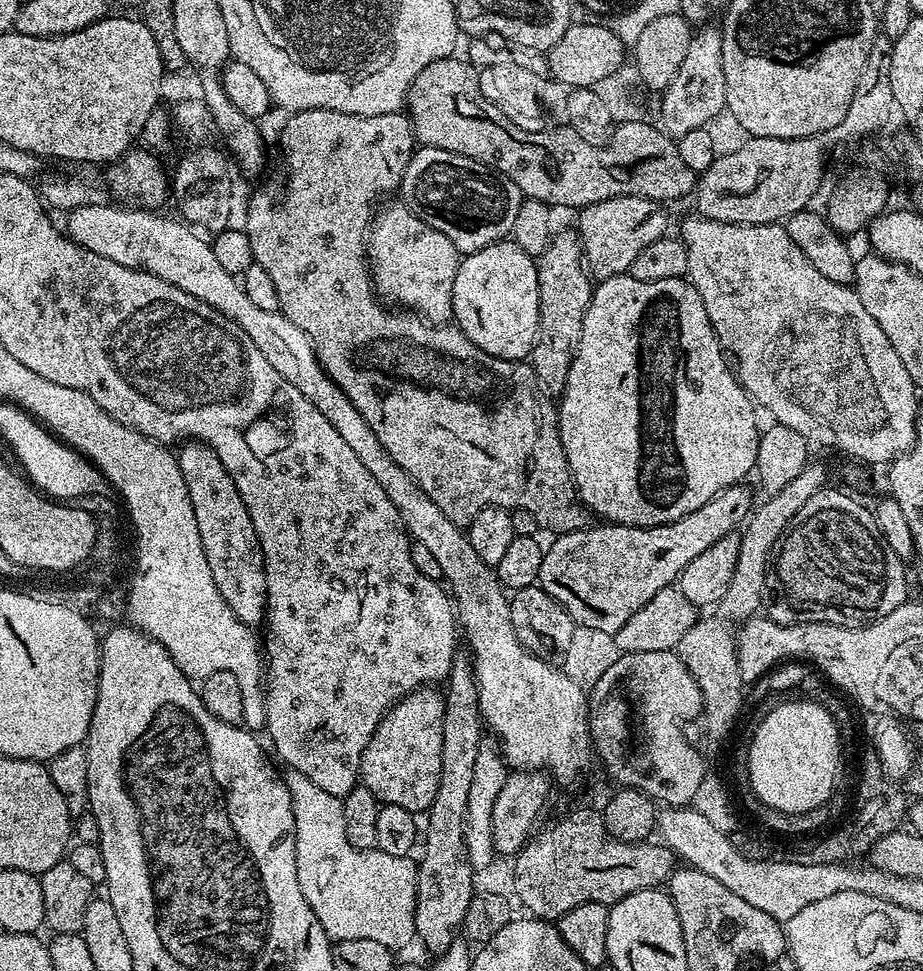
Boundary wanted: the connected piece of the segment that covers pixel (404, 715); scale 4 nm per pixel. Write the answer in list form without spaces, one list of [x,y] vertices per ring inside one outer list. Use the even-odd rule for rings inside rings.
[[[425,686],[416,688],[409,693],[408,696],[403,696],[403,698],[401,698],[378,722],[378,726],[374,730],[374,734],[370,738],[366,750],[362,754],[359,783],[373,792],[373,794],[376,795],[376,799],[379,800],[381,804],[402,806],[402,810],[410,810],[414,814],[424,814],[427,813],[428,807],[434,802],[434,794],[438,794],[440,775],[442,774],[442,718],[444,717],[444,698],[439,691],[436,691],[437,689],[435,687]]]

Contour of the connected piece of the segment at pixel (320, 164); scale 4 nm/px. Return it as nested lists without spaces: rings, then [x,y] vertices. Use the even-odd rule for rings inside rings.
[[[303,108],[300,112],[293,112],[287,117],[284,129],[280,132],[280,148],[284,151],[284,189],[278,192],[274,188],[260,188],[248,200],[248,213],[244,216],[243,231],[250,238],[250,250],[253,261],[270,274],[274,286],[278,290],[278,302],[281,314],[290,318],[294,326],[298,326],[308,335],[310,342],[316,351],[316,357],[320,359],[320,365],[327,372],[328,377],[341,388],[354,402],[354,406],[362,418],[374,430],[378,442],[392,455],[394,462],[402,466],[402,470],[411,472],[413,478],[421,490],[432,499],[434,506],[450,518],[450,522],[466,526],[478,514],[478,510],[487,508],[521,508],[530,510],[534,518],[538,518],[541,529],[546,533],[552,532],[556,536],[565,536],[568,532],[577,532],[589,527],[590,513],[580,501],[580,495],[576,493],[576,484],[572,481],[572,471],[566,462],[564,447],[560,441],[558,427],[558,408],[550,399],[547,392],[541,388],[538,378],[534,374],[531,363],[524,360],[507,360],[506,358],[494,358],[494,354],[486,354],[486,350],[478,350],[470,338],[460,328],[451,323],[437,324],[435,326],[427,320],[413,314],[408,310],[392,310],[387,312],[383,308],[381,297],[378,295],[373,283],[372,273],[368,266],[366,255],[366,242],[364,235],[367,228],[363,223],[346,224],[346,171],[348,168],[398,168],[404,164],[406,158],[411,158],[418,147],[416,133],[412,130],[412,122],[403,111],[391,112],[390,114],[378,114],[377,116],[351,116],[335,112],[329,108]]]

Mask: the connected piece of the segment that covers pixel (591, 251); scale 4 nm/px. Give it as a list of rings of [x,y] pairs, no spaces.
[[[619,196],[618,198],[606,198],[606,202],[592,204],[579,213],[580,228],[578,235],[580,245],[584,248],[584,263],[591,275],[597,281],[615,276],[623,276],[627,273],[630,262],[634,262],[634,257],[642,251],[645,246],[650,246],[650,242],[658,242],[668,231],[668,216],[664,213],[665,205],[659,200],[642,198],[641,196]]]

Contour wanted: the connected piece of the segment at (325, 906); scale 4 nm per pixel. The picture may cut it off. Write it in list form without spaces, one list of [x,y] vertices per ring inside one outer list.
[[[288,774],[283,777],[284,785],[290,790],[290,802],[294,810],[294,826],[296,827],[296,869],[298,870],[298,886],[302,886],[302,894],[308,903],[308,909],[318,918],[318,922],[322,922],[322,930],[327,934],[329,941],[337,940],[353,940],[354,938],[370,938],[370,942],[382,942],[382,946],[399,950],[404,948],[412,940],[415,941],[416,923],[414,922],[414,910],[416,909],[417,900],[417,870],[419,865],[413,857],[402,855],[386,855],[381,853],[375,856],[376,852],[373,848],[355,848],[350,846],[350,842],[346,842],[346,834],[344,833],[344,802],[343,799],[334,794],[326,794],[326,790],[321,790],[319,786],[314,786],[314,782],[310,782],[310,778],[305,776],[297,776]]]

